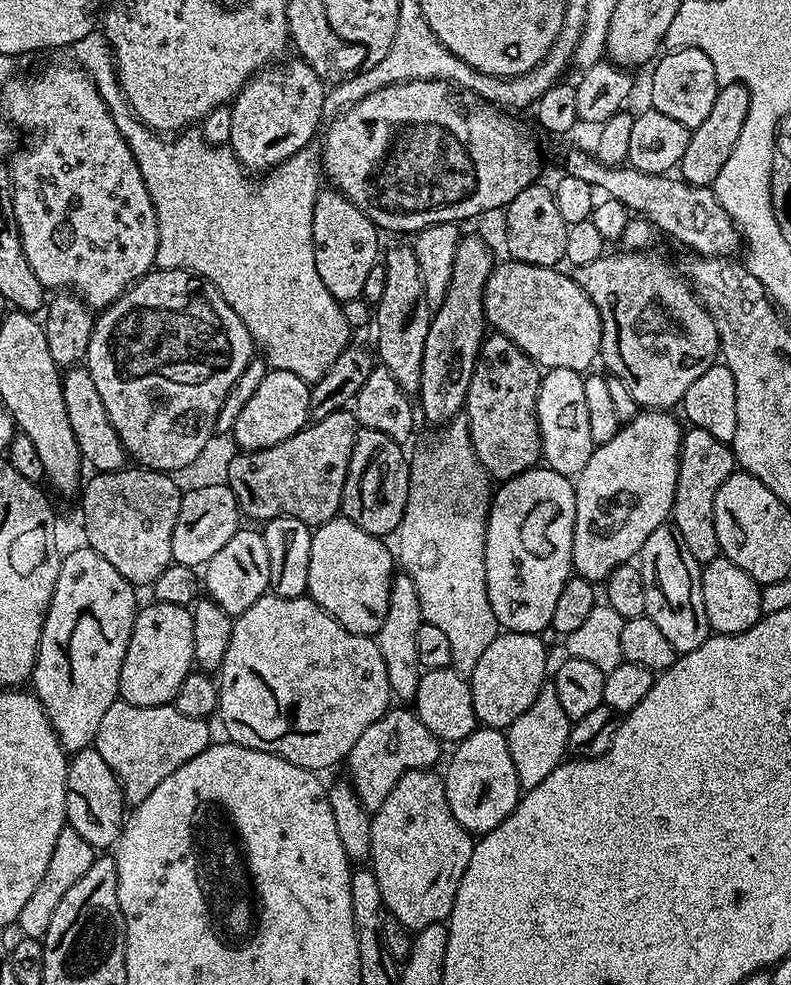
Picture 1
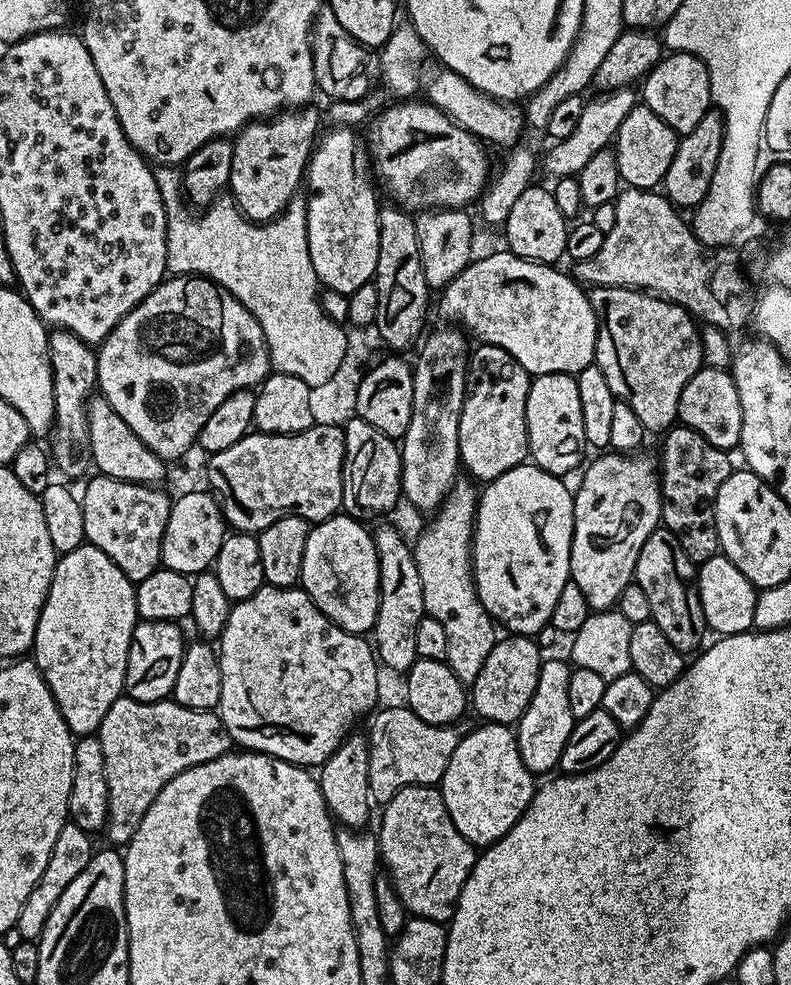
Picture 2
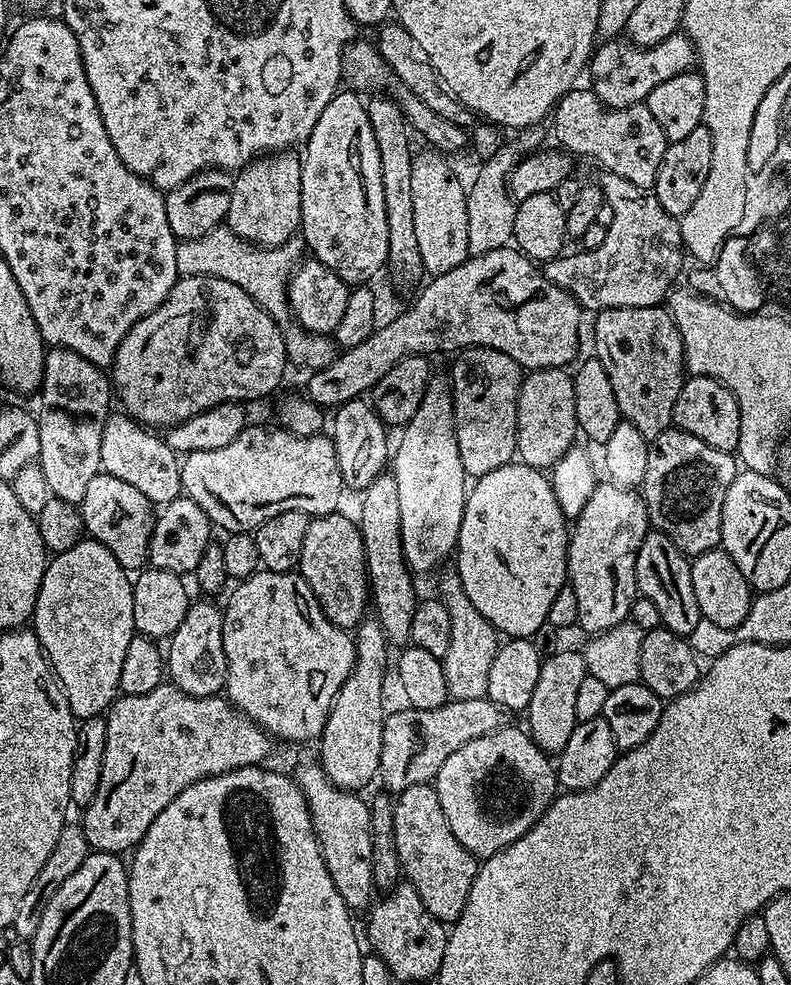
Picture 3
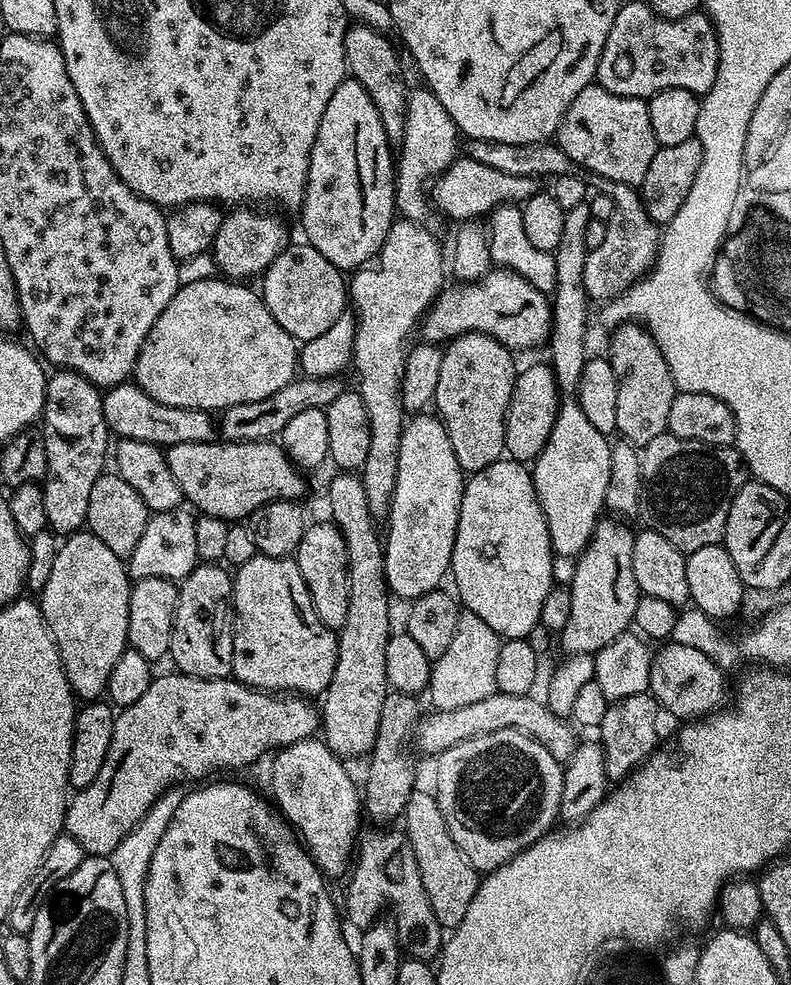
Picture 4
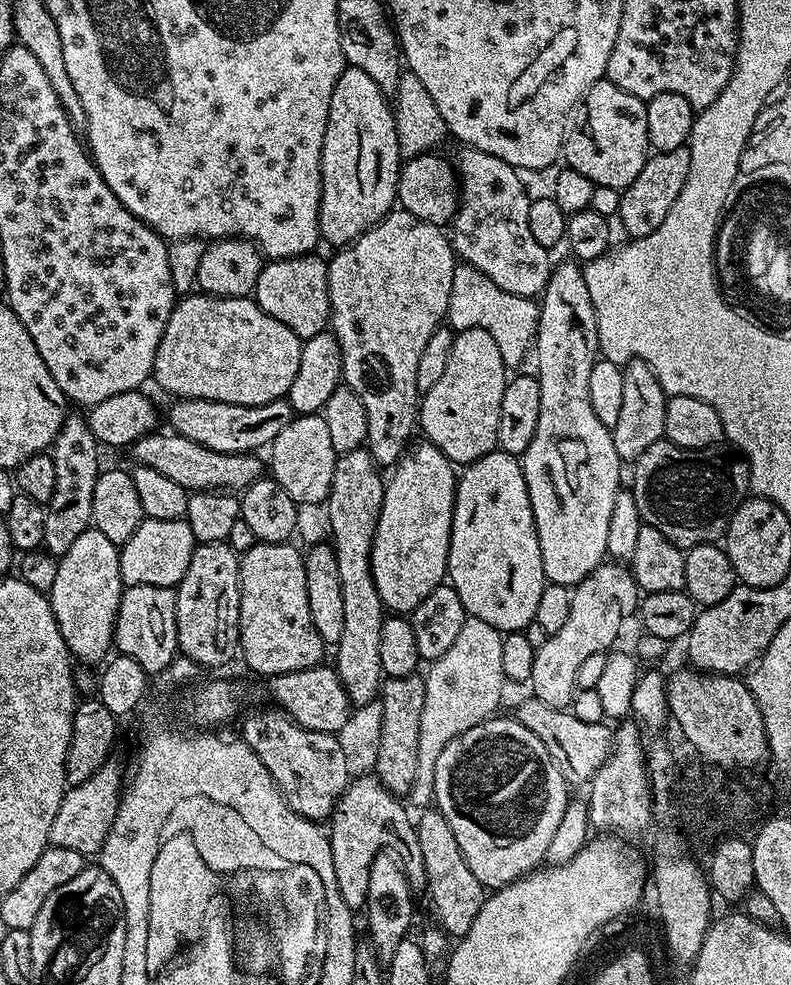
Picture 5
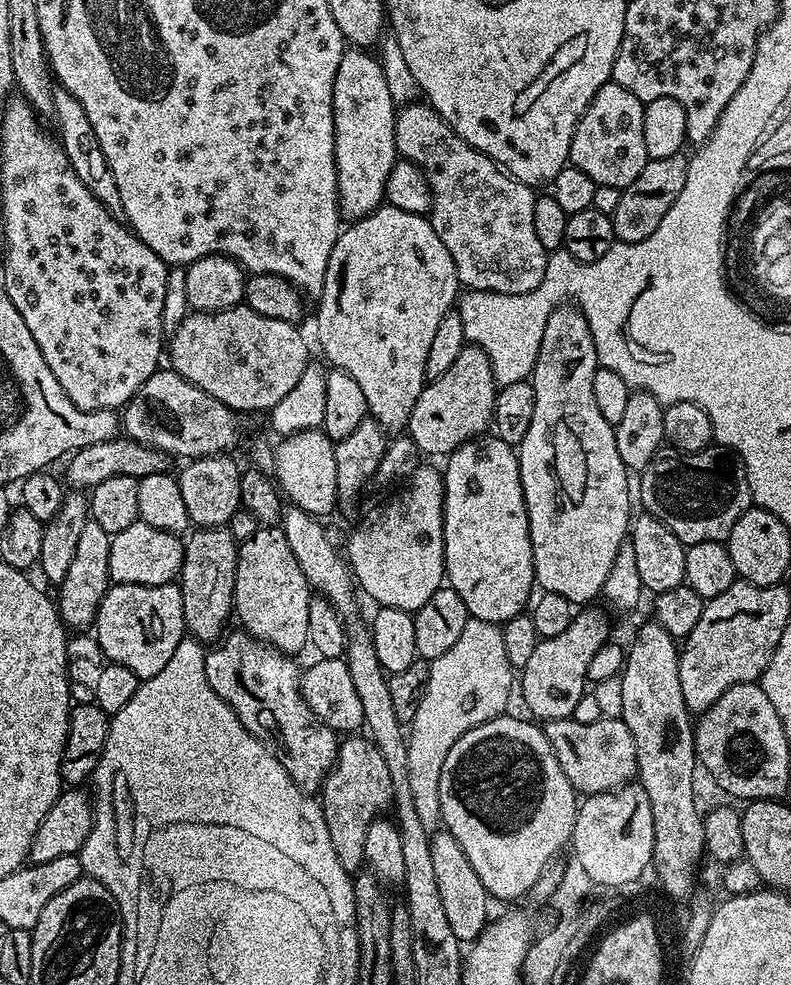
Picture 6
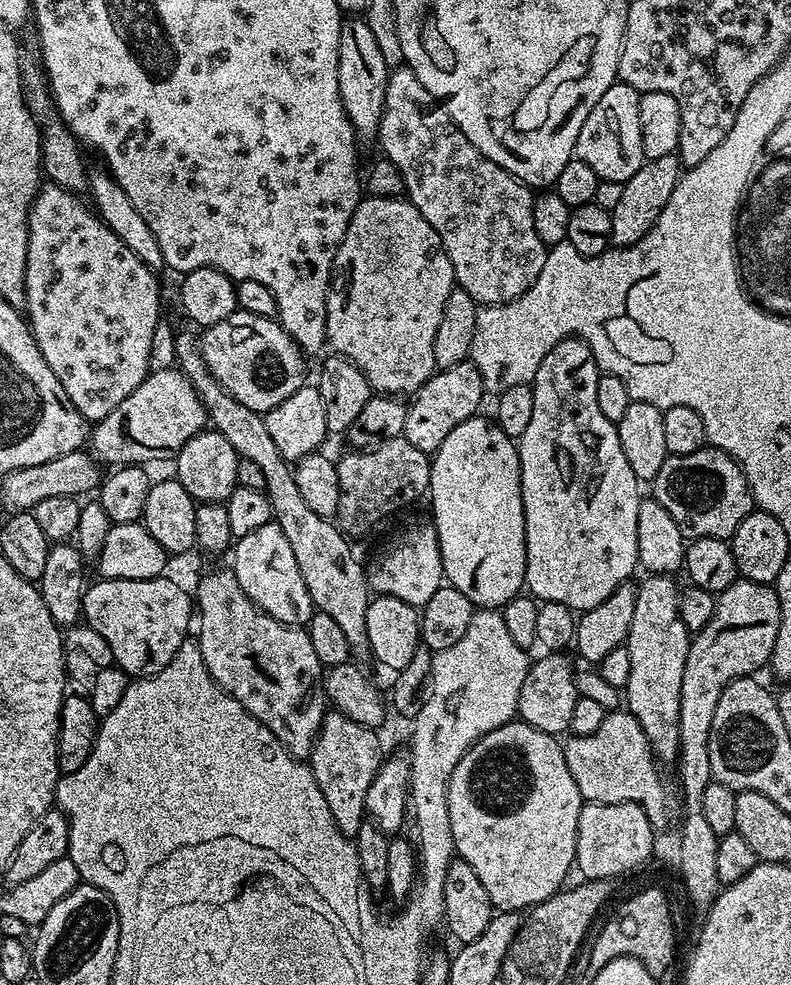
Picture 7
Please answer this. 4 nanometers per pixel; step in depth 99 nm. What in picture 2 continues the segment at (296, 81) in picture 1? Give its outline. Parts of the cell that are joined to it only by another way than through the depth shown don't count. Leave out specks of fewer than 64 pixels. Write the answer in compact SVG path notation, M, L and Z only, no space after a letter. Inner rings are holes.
M305 106L285 110L271 118L254 120L235 133L232 140L234 162L230 166L228 188L231 199L248 220L267 224L282 216L288 203L301 191L308 159L312 157L321 131L320 116L314 109Z

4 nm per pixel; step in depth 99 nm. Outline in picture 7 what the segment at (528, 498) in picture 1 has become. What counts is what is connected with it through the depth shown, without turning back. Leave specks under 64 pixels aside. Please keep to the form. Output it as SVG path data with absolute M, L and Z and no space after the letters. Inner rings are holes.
M484 414L471 416L446 434L442 446L431 457L428 492L432 496L431 523L440 543L444 580L456 588L477 609L503 609L506 602L521 595L526 574L526 522L520 481L520 450L517 441Z

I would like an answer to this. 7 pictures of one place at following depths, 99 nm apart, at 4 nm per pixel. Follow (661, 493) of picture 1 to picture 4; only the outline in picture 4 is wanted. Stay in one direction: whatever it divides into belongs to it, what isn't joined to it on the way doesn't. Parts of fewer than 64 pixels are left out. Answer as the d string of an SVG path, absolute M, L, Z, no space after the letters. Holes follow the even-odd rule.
M604 518L597 523L590 542L575 561L576 569L570 579L570 618L558 633L565 653L595 654L633 627L634 610L642 595L636 585L632 561L636 537L622 525L615 524L620 522L612 520Z

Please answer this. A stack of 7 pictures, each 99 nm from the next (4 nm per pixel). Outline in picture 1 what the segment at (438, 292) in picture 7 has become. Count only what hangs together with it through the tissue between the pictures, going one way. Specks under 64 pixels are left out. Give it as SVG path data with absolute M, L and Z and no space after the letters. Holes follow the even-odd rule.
M407 574L393 575L386 618L382 618L382 626L376 631L374 639L382 654L382 662L386 662L386 678L390 682L392 695L400 702L415 701L418 694L422 669L418 662L416 644L418 626L423 623L422 606L418 606L418 590L414 590L414 582Z

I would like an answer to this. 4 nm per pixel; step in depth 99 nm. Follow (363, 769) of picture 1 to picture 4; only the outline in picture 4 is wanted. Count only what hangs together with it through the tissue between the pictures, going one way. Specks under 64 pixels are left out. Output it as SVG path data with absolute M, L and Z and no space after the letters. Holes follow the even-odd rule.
M495 692L490 694L490 698L478 698L478 702L470 702L470 706L432 710L429 713L429 716L427 713L416 725L414 744L422 751L429 752L432 758L450 750L450 746L458 746L458 742L466 742L470 738L478 738L482 734L490 734L503 728L518 730L534 738L534 742L546 746L553 758L561 762L566 762L572 757L578 743L577 729L565 717L550 711L547 703L541 697L539 700L536 694L523 696Z

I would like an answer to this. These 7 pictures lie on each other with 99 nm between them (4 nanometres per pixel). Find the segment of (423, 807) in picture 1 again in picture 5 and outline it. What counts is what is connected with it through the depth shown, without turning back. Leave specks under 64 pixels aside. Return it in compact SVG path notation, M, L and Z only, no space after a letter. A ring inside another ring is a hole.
M424 810L419 817L415 817L416 833L418 834L418 846L422 850L422 862L426 870L426 878L428 886L426 896L432 899L432 908L436 911L439 927L448 933L449 937L462 938L470 930L470 926L474 926L474 918L478 918L478 910L482 910L484 905L484 897L486 889L478 882L478 878L474 878L470 866L466 866L466 858L462 858L462 850L458 850L458 841L454 838L454 830L450 830L450 822L446 822L446 818L439 810Z

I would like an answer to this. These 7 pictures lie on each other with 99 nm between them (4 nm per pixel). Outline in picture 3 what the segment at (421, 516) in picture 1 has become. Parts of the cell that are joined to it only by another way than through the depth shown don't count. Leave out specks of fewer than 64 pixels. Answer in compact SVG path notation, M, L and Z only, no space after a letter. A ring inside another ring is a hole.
M449 574L441 578L438 598L446 610L450 610L450 650L446 650L443 659L449 697L465 700L487 696L486 682L490 680L490 666L498 647L497 630L482 618L482 614L478 614L478 610L474 610L474 602L466 598L459 576Z

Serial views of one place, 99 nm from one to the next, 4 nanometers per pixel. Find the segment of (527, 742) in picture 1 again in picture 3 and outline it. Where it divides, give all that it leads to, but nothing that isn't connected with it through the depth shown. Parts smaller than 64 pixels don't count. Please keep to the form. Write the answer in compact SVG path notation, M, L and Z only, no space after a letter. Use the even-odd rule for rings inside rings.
M583 651L576 652L556 652L553 656L545 655L540 661L540 669L538 670L538 686L534 686L534 698L530 698L526 709L526 717L528 716L528 724L526 723L526 731L532 737L534 743L540 747L545 754L559 754L566 746L566 742L570 739L570 734L574 730L574 726L578 723L574 714L574 705L578 689L582 683L582 678L588 676L586 662L584 661Z

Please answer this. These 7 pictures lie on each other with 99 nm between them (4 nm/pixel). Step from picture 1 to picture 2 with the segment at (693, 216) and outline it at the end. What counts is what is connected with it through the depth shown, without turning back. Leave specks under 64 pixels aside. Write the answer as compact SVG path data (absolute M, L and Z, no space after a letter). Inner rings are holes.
M436 62L429 63L420 73L420 82L427 103L445 112L455 124L462 126L477 139L504 146L506 150L515 147L521 141L520 132L526 128L526 112L519 103L495 100L482 90L470 86L470 82L466 82L466 78L462 78L454 70Z

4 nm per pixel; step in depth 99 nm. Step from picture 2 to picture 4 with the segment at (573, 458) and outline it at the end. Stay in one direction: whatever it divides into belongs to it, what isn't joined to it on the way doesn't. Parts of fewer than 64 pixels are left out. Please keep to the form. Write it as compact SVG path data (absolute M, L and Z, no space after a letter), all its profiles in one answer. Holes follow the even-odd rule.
M528 364L519 369L510 394L510 406L506 410L506 434L504 451L513 460L535 461L537 454L546 446L550 430L554 430L554 418L560 409L562 393L556 385L556 376L551 367L544 364Z

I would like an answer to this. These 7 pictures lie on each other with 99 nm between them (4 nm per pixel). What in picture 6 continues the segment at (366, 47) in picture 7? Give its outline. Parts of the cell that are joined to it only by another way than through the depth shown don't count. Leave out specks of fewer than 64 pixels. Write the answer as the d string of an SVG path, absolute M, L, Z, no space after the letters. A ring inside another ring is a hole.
M349 47L338 62L338 74L334 78L334 158L338 174L338 194L340 195L341 217L349 221L361 220L385 203L384 187L390 170L396 165L398 153L395 144L395 122L398 105L392 100L383 68L379 59L371 51Z

